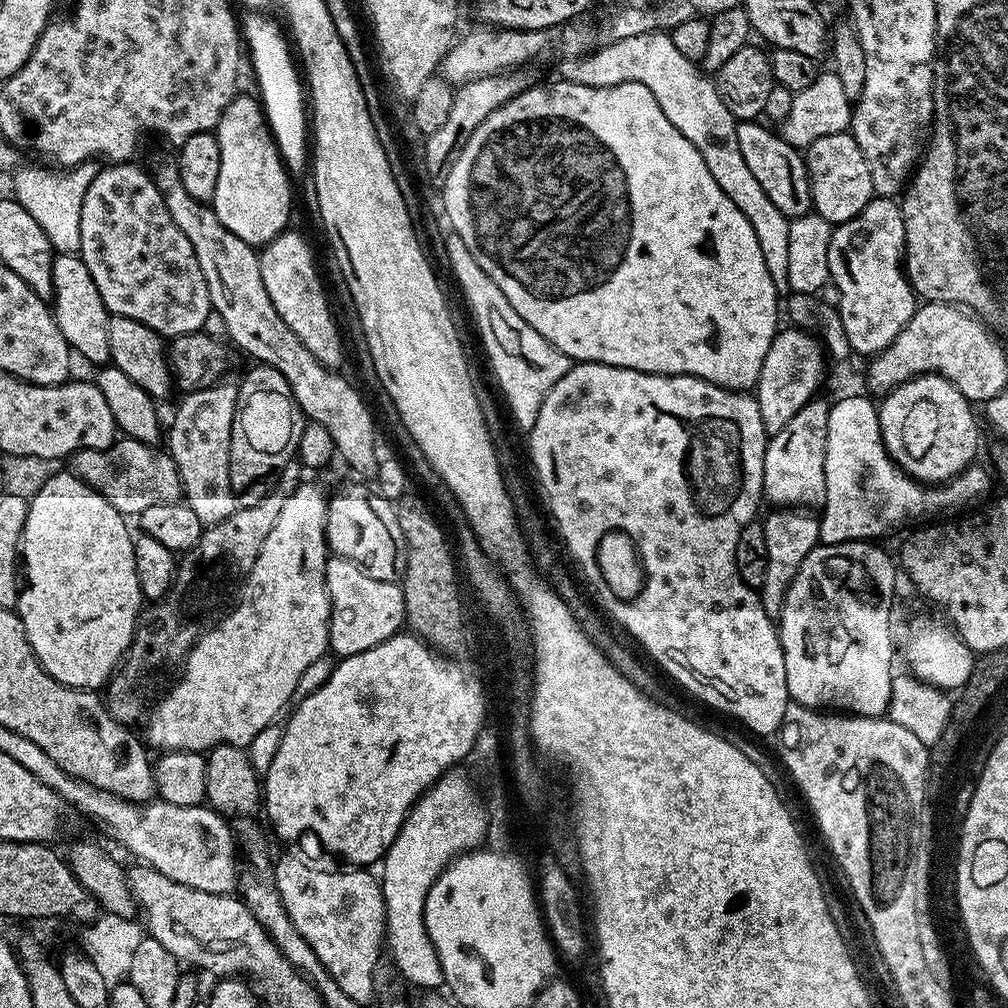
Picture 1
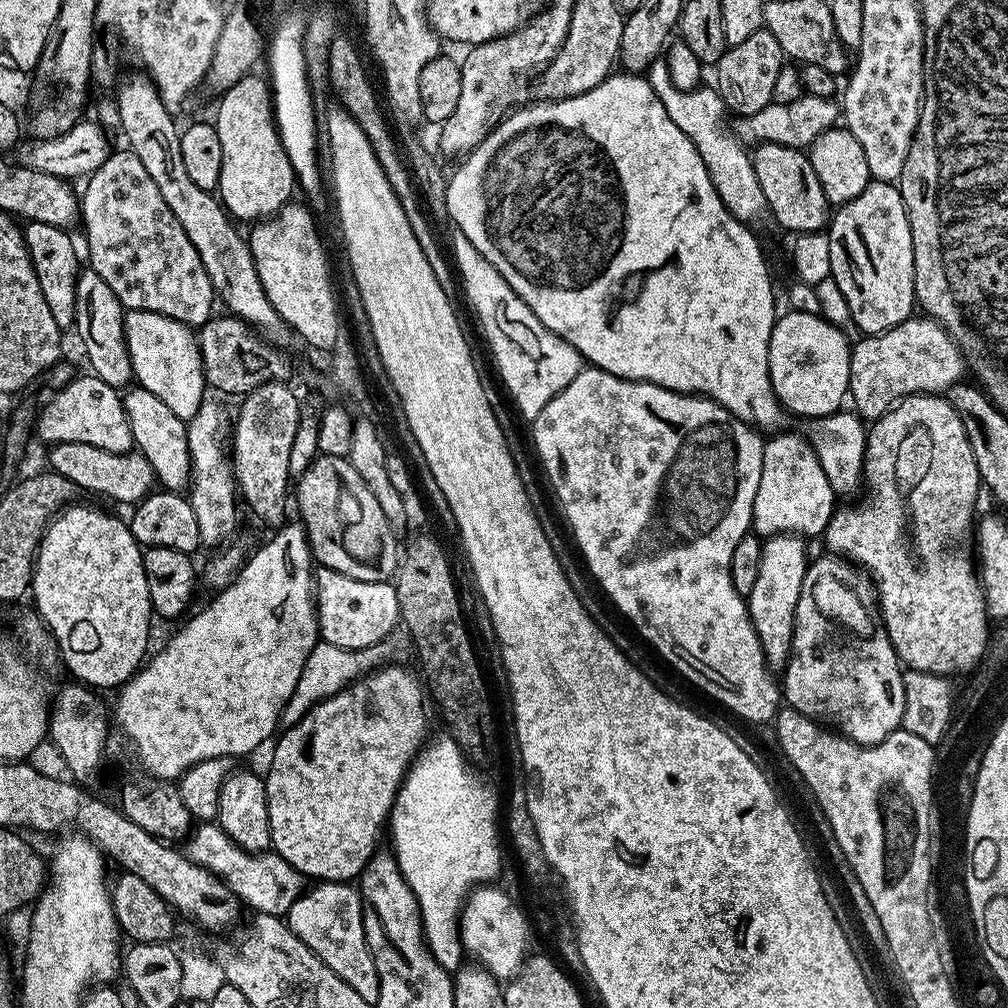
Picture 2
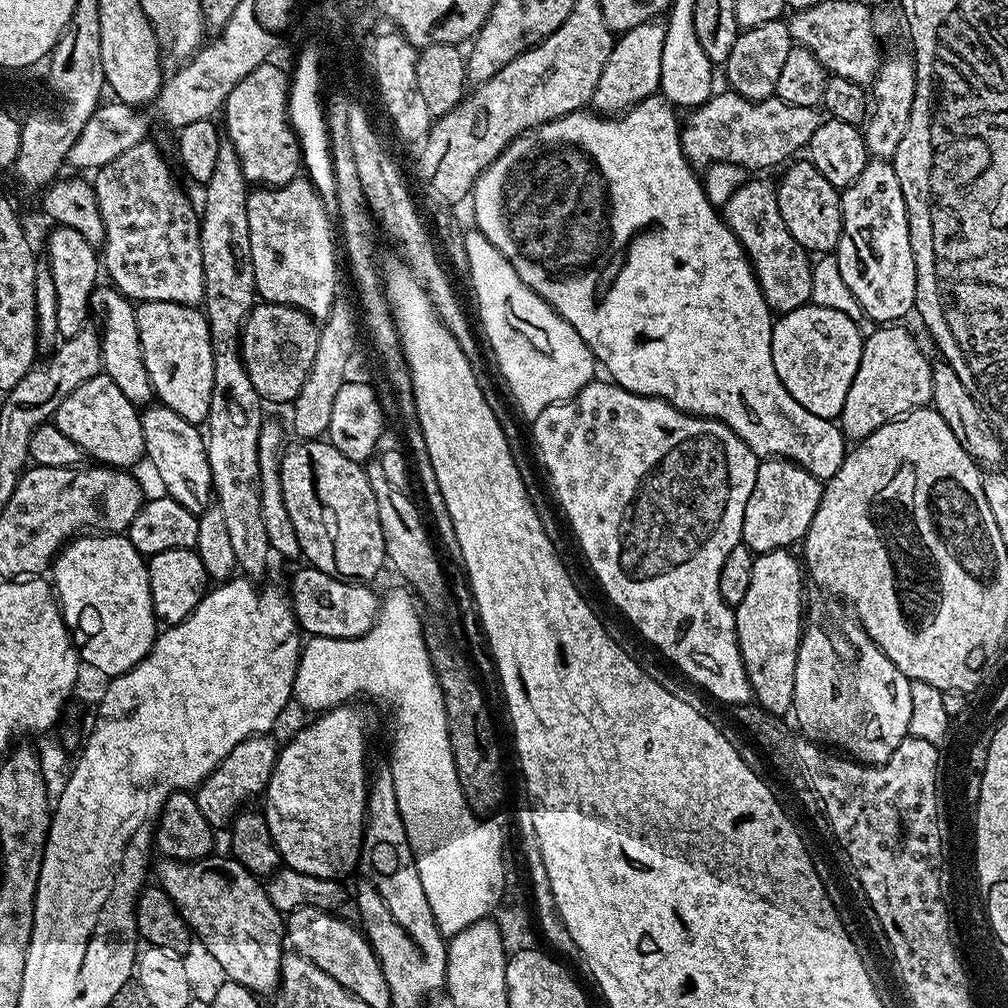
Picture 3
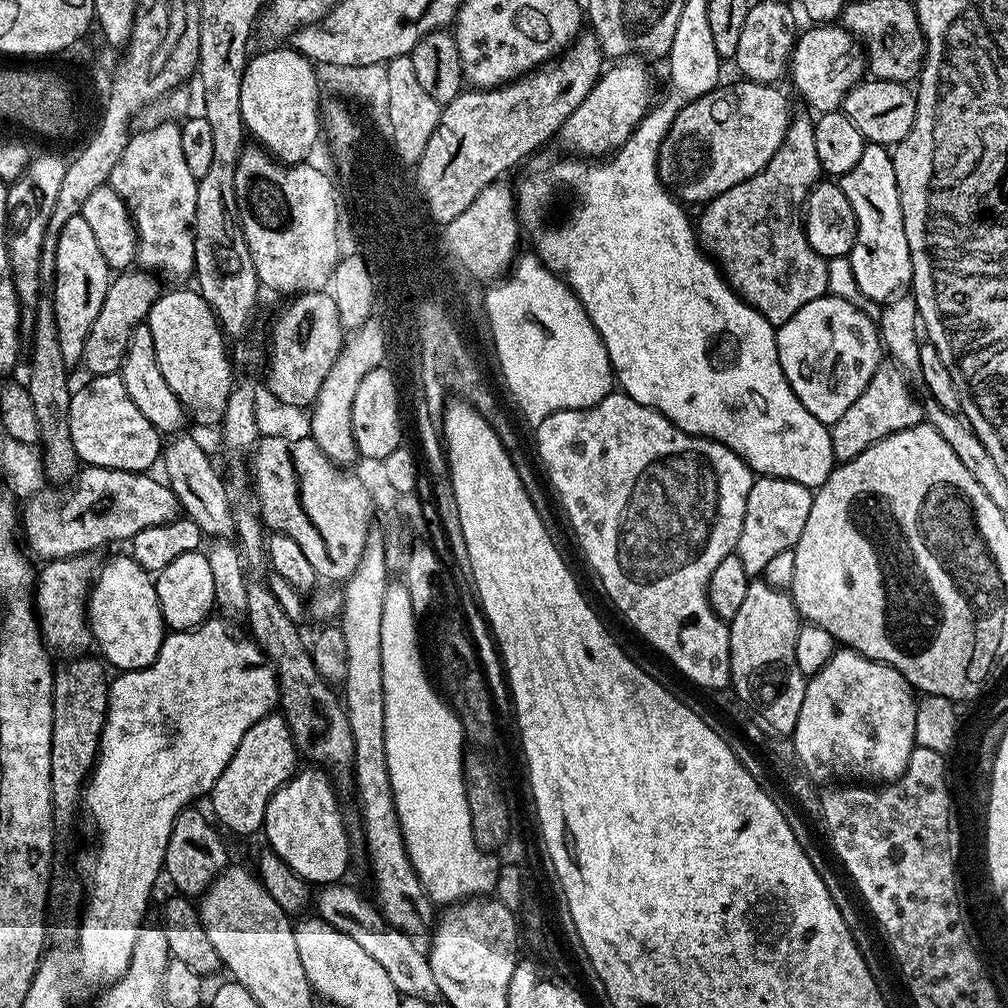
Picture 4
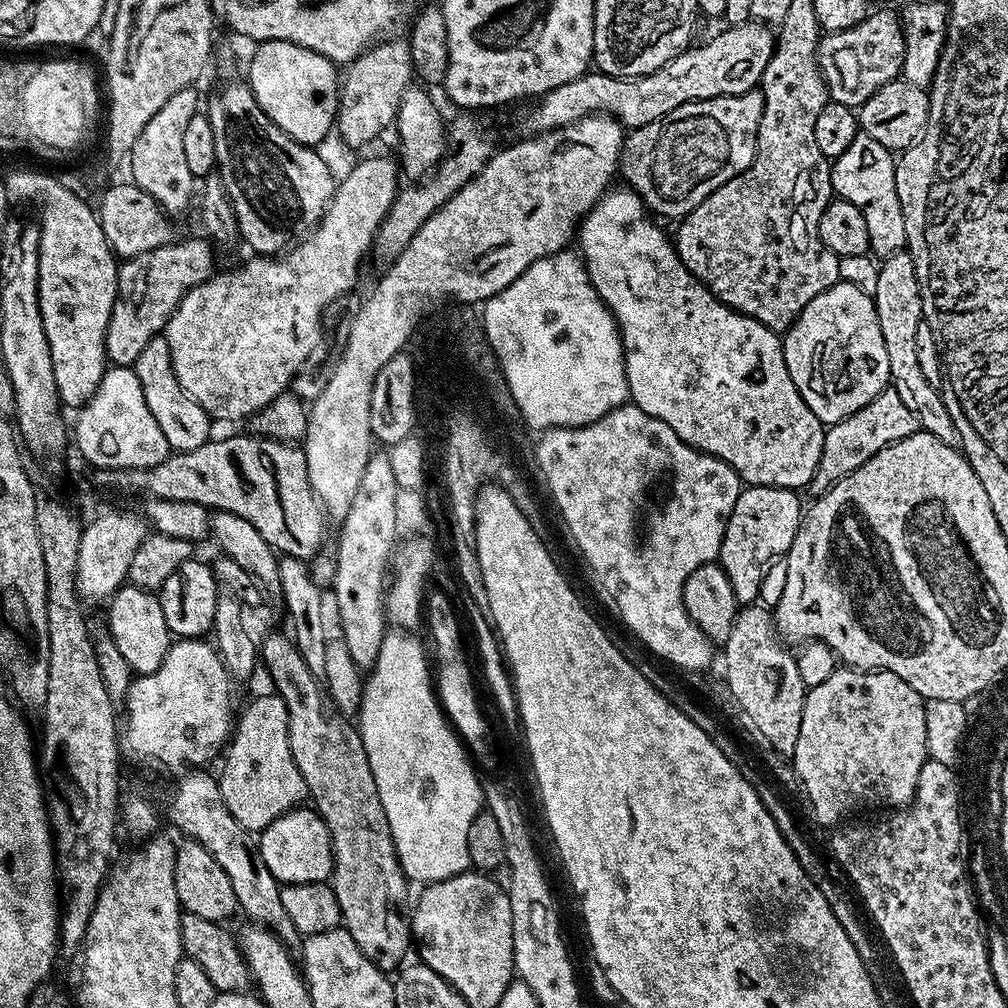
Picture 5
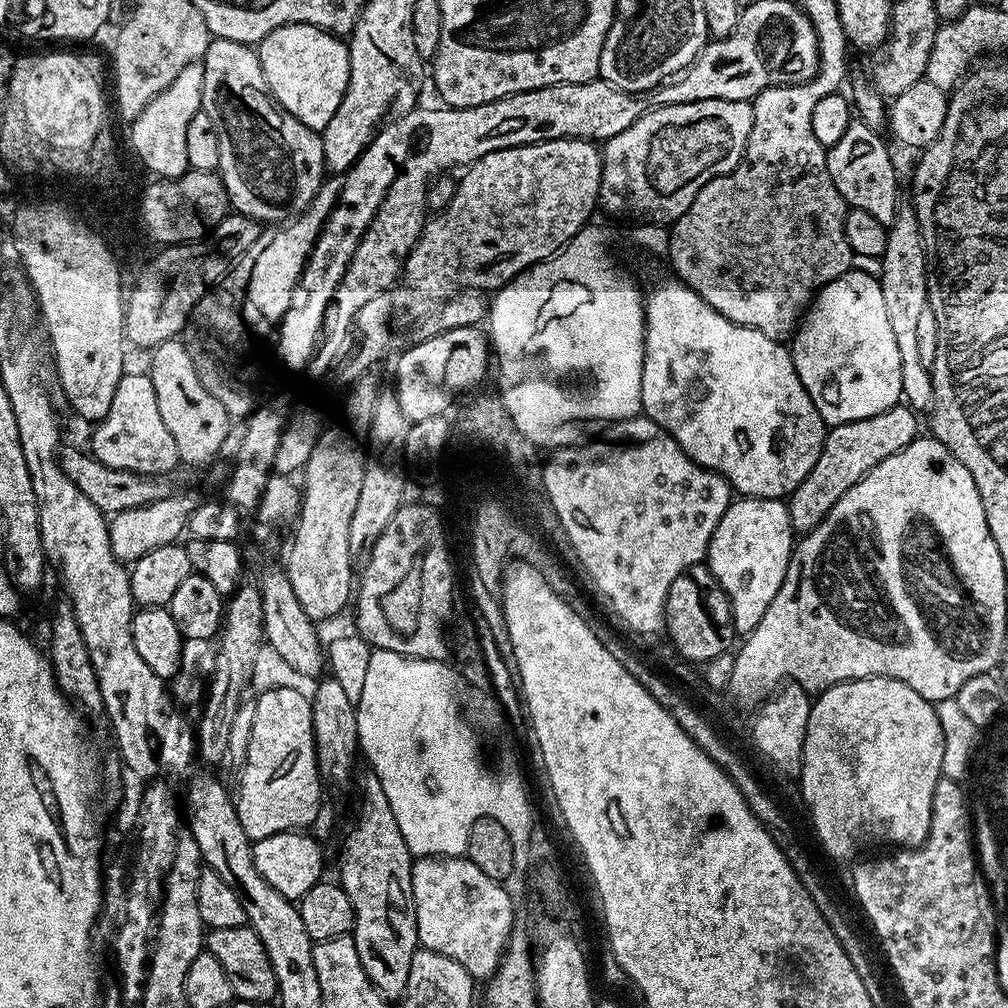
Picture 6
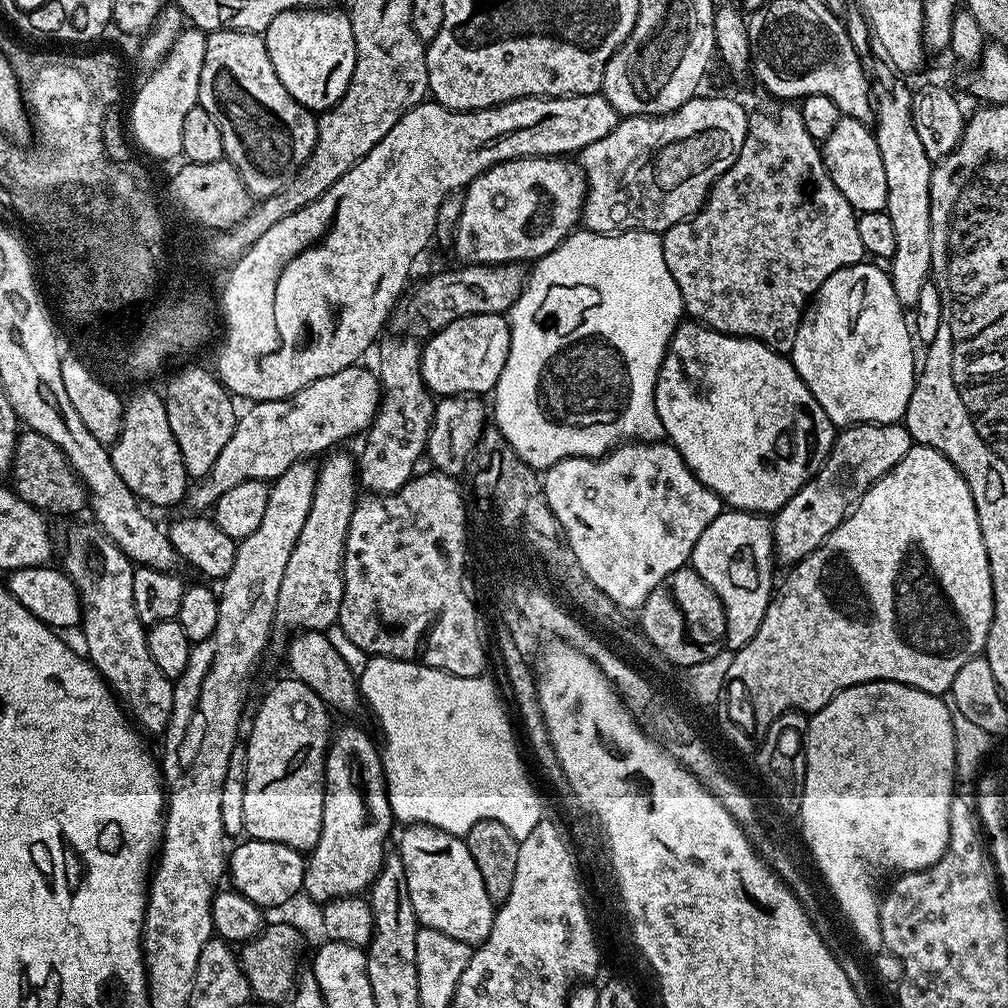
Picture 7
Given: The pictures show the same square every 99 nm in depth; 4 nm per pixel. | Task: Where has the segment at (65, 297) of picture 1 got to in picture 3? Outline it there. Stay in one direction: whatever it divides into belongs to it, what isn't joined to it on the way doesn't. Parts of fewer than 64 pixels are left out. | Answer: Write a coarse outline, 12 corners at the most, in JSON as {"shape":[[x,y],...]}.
{"shape":[[97,286],[104,307],[103,375],[132,404],[154,393],[142,358],[133,301]]}

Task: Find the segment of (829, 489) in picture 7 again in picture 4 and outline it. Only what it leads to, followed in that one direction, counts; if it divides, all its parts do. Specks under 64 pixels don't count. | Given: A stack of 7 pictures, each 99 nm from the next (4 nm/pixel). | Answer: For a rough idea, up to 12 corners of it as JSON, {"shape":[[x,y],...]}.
{"shape":[[881,363],[838,422],[837,461],[925,423],[909,377]]}

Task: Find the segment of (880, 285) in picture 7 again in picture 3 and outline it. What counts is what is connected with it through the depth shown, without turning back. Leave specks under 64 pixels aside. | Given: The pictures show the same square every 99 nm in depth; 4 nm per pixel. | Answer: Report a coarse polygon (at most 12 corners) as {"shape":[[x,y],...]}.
{"shape":[[809,302],[773,323],[774,370],[836,420],[865,337]]}

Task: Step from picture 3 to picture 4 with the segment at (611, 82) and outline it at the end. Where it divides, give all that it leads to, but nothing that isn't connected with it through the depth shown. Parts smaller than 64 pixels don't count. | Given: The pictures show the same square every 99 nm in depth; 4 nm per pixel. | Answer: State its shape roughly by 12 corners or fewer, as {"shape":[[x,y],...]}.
{"shape":[[643,59],[601,71],[560,127],[565,153],[604,158],[653,103]]}

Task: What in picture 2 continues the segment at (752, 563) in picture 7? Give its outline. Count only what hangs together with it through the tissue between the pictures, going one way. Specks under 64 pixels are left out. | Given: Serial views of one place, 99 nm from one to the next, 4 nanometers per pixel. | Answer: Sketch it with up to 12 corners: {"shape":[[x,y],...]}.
{"shape":[[807,435],[762,454],[751,531],[823,537],[836,491]]}

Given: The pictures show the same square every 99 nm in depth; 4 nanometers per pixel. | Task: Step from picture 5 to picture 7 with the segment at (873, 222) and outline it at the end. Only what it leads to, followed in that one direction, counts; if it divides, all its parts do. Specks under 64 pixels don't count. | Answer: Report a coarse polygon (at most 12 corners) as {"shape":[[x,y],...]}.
{"shape":[[841,115],[824,165],[861,212],[886,209],[875,131]]}

